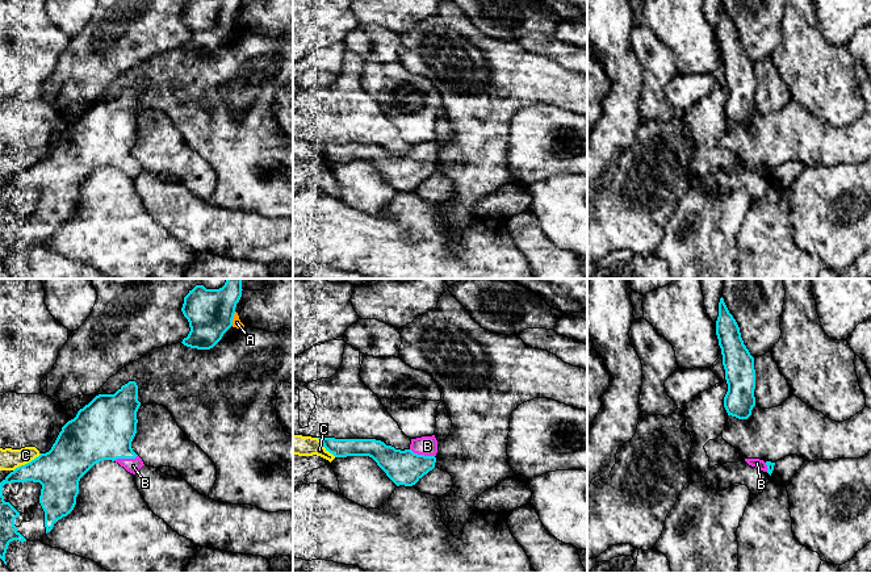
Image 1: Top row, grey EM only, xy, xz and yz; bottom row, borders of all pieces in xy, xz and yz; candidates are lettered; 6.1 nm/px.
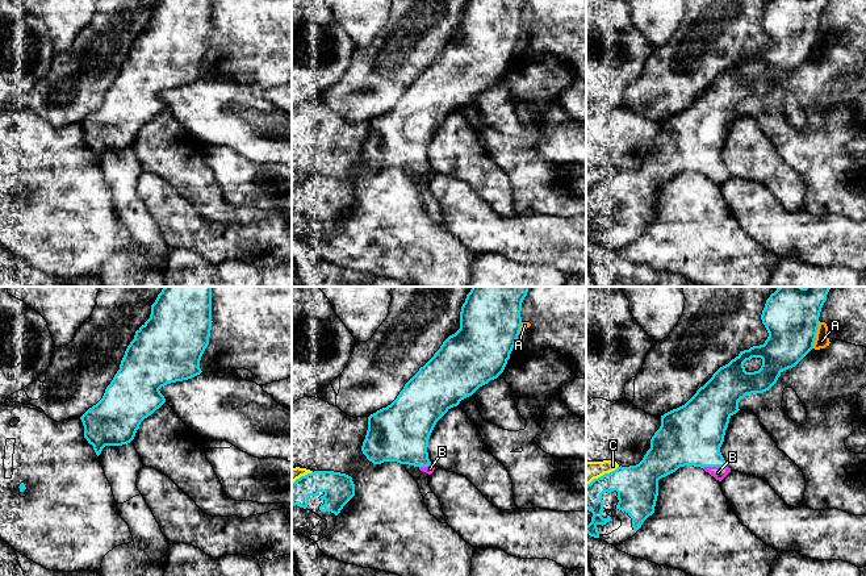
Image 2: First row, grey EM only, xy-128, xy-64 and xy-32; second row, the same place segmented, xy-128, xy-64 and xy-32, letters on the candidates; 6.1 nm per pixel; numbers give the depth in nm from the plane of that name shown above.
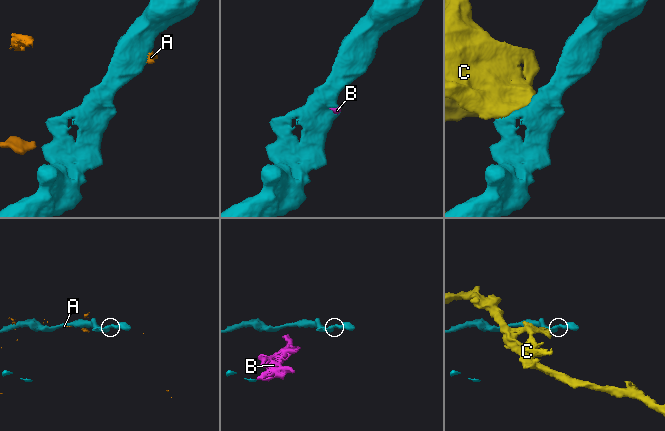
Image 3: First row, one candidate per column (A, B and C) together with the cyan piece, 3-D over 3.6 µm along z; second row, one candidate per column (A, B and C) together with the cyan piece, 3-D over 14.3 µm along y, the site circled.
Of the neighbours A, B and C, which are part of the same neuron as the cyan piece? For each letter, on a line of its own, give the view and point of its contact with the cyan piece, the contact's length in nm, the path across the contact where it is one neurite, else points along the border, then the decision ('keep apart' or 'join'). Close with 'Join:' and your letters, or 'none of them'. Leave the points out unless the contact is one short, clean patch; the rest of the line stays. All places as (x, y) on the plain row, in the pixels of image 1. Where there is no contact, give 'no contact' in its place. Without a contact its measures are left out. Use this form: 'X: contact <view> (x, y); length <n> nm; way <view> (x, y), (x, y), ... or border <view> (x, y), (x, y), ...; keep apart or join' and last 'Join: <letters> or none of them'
A: contact xy (233, 24); length 90 nm; border xy (235, 17), (231, 30); keep apart
B: contact xz (422, 160); length 160 nm; join
C: contact xy (28, 168); length 200 nm; keep apart
Join: B

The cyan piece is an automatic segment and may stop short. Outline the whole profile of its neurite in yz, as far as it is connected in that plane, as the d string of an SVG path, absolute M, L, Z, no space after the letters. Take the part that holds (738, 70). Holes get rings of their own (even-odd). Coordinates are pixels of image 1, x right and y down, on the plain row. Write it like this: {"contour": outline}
{"contour": "M724 4L719 8L716 41L723 60L728 97L724 113L728 121L748 125L755 112L755 75L754 63L744 50L740 33L729 18Z"}

